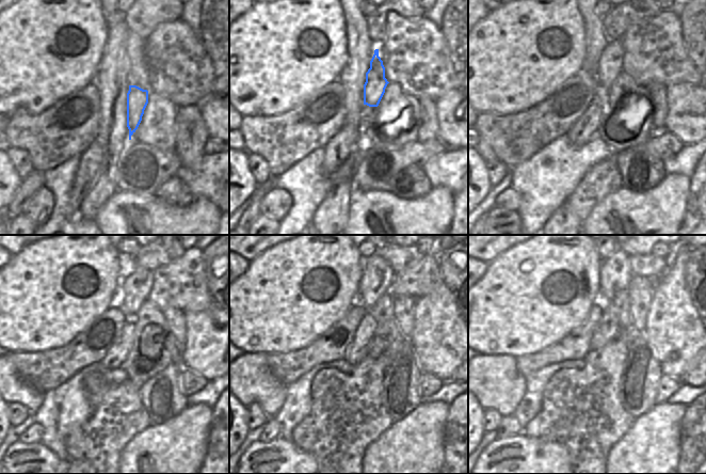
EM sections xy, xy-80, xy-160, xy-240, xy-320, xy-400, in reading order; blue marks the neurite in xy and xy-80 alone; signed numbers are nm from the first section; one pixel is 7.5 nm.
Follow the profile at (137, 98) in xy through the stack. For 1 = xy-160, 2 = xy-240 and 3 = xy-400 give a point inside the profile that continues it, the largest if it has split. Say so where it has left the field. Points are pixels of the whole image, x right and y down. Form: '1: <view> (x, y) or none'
1: xy-160 (609, 66)
2: xy-240 (135, 283)
3: xy-400 (615, 272)

